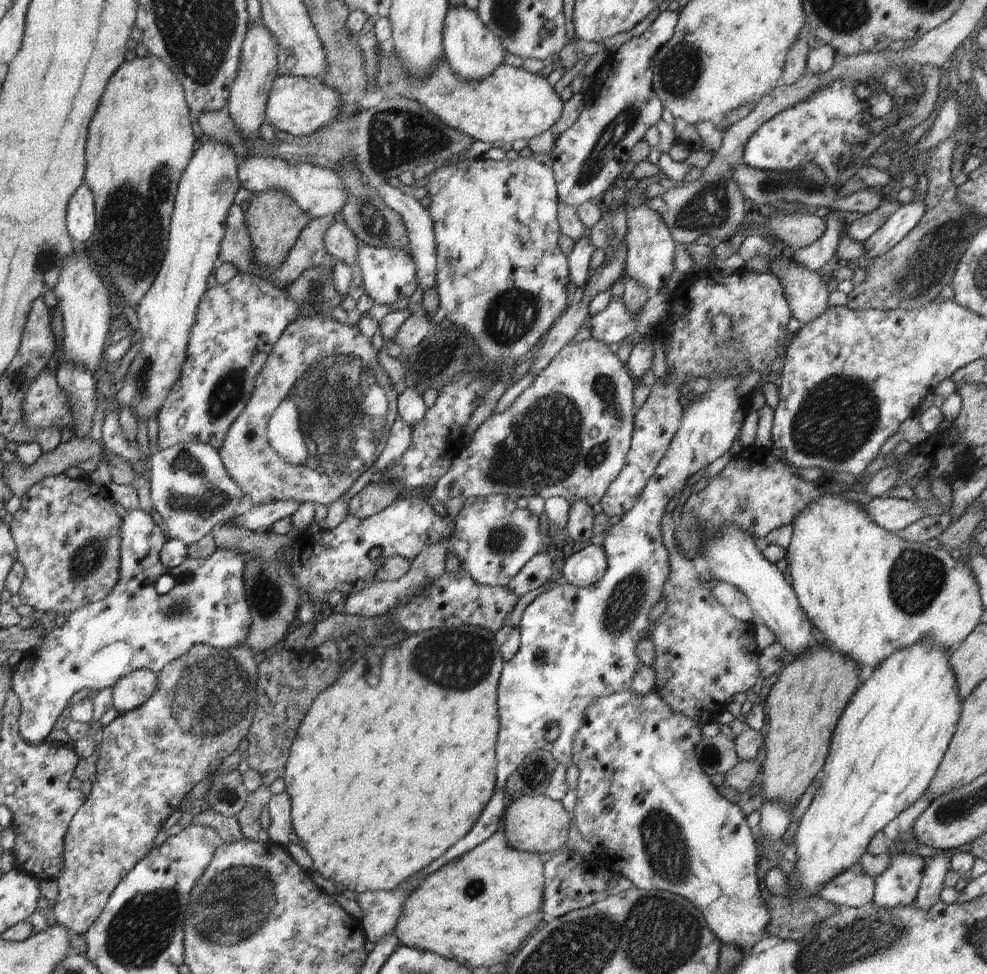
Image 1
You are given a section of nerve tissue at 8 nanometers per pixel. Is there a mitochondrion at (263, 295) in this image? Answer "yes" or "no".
no

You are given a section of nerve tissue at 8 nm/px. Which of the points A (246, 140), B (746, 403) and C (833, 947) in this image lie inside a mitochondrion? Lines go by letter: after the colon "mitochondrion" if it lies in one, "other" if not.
A: other
B: other
C: mitochondrion

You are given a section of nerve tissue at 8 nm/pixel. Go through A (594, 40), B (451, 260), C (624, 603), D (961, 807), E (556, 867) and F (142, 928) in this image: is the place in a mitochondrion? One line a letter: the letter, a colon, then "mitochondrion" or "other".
A: other
B: other
C: mitochondrion
D: mitochondrion
E: other
F: mitochondrion

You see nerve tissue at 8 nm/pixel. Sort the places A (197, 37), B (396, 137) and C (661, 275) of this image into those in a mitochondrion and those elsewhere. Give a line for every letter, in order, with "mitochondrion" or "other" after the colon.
A: mitochondrion
B: mitochondrion
C: other

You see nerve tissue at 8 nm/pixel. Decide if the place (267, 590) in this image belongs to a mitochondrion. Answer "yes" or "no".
yes

